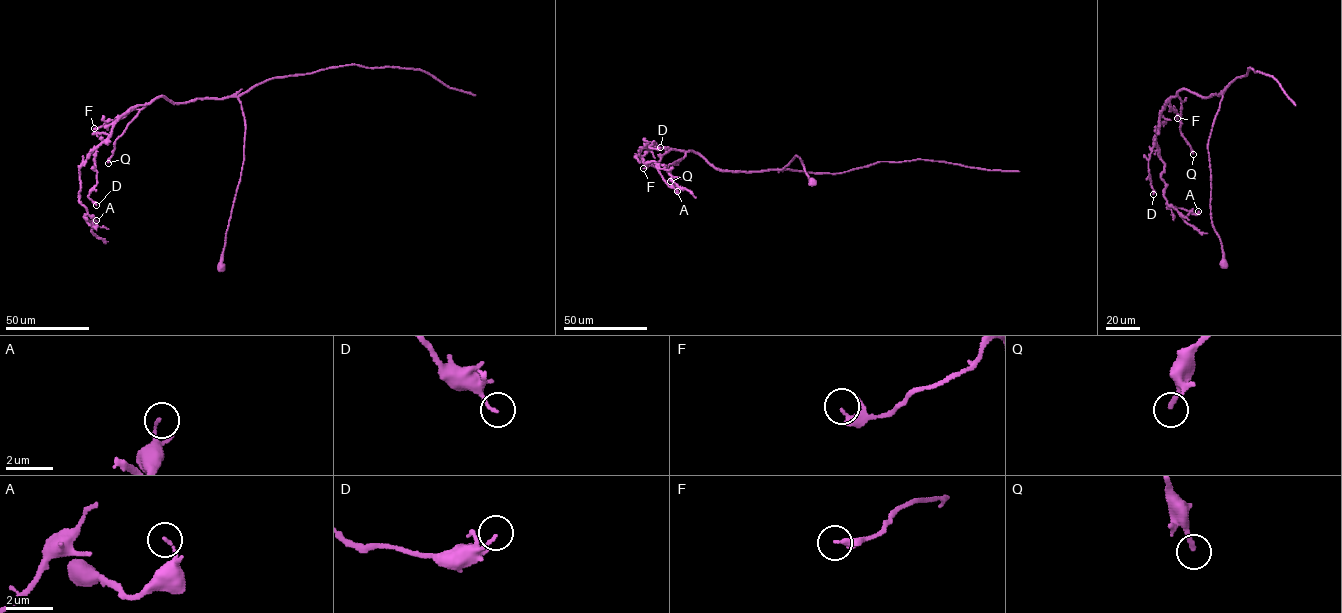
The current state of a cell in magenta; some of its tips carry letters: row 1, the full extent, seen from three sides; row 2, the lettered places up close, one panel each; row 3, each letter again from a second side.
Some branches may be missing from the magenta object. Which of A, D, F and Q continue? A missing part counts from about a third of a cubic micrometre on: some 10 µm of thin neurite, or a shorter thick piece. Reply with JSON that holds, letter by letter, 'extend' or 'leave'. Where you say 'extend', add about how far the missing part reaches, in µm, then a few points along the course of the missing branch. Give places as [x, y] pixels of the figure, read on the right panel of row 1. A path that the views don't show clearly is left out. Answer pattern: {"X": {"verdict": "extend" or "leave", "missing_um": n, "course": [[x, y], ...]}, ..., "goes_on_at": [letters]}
{"A": {"verdict": "leave"}, "D": {"verdict": "leave"}, "F": {"verdict": "leave"}, "Q": {"verdict": "extend", "missing_um": 25}, "goes_on_at": ["Q"]}

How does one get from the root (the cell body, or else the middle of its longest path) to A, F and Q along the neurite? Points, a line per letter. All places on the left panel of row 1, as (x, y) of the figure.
A: (221, 267), (243, 160), (236, 97), (159, 96), (123, 113), (80, 167), (84, 217), (96, 220)
F: (221, 267), (243, 160), (245, 124), (238, 99), (172, 103), (159, 96), (94, 128)
Q: (221, 267), (243, 160), (245, 121), (237, 97), (178, 103), (162, 96), (152, 99), (116, 140), (108, 163)

